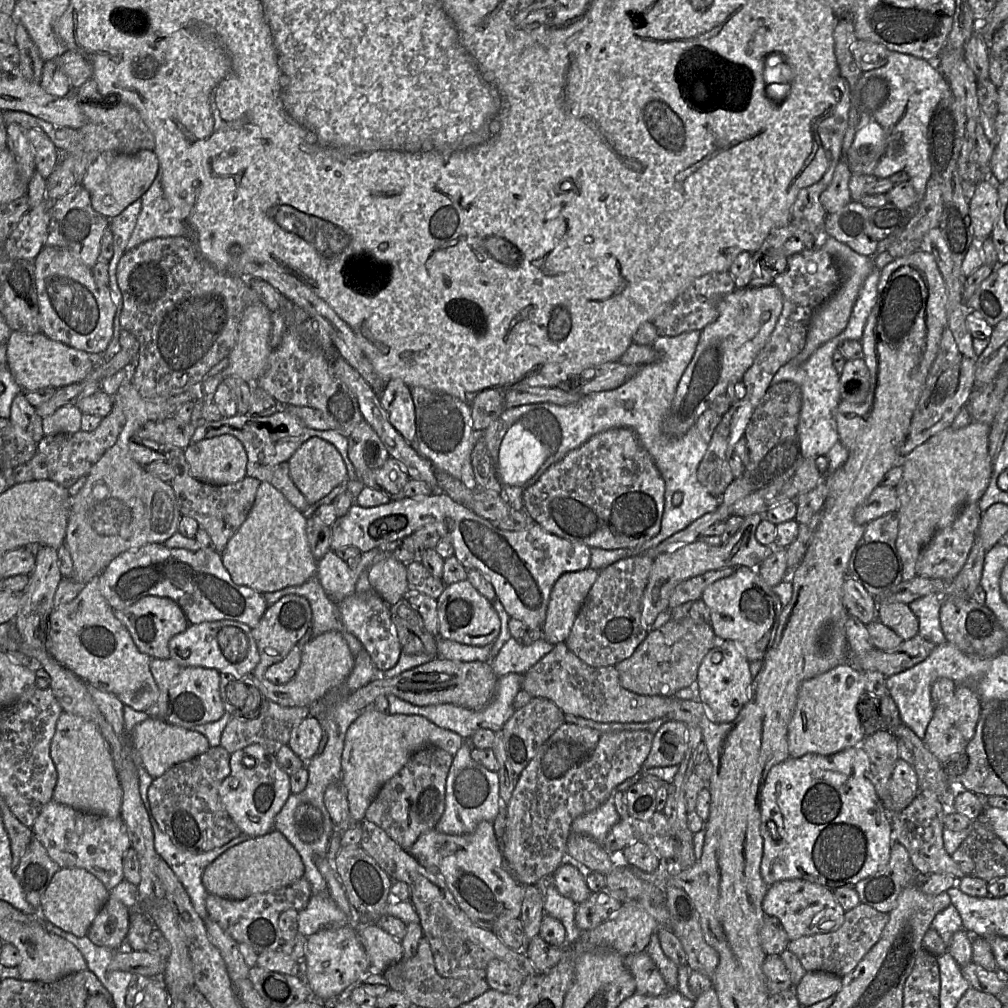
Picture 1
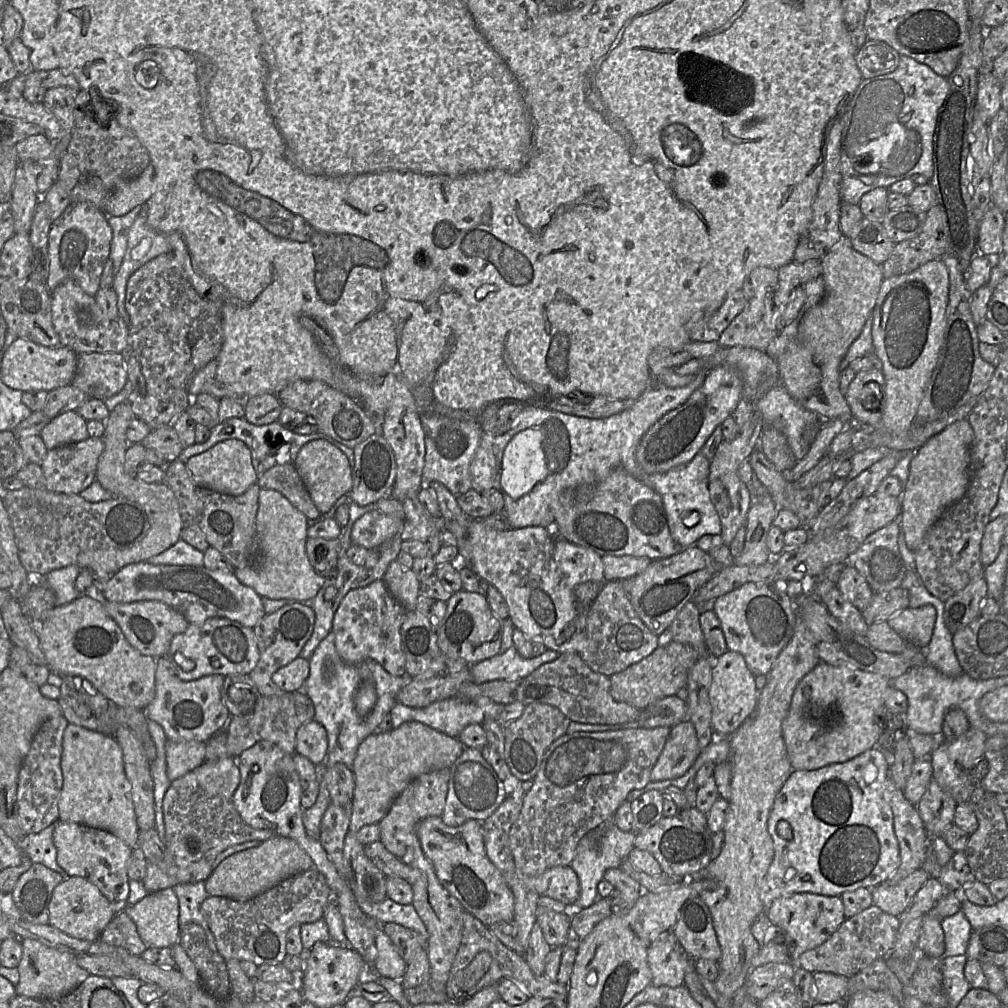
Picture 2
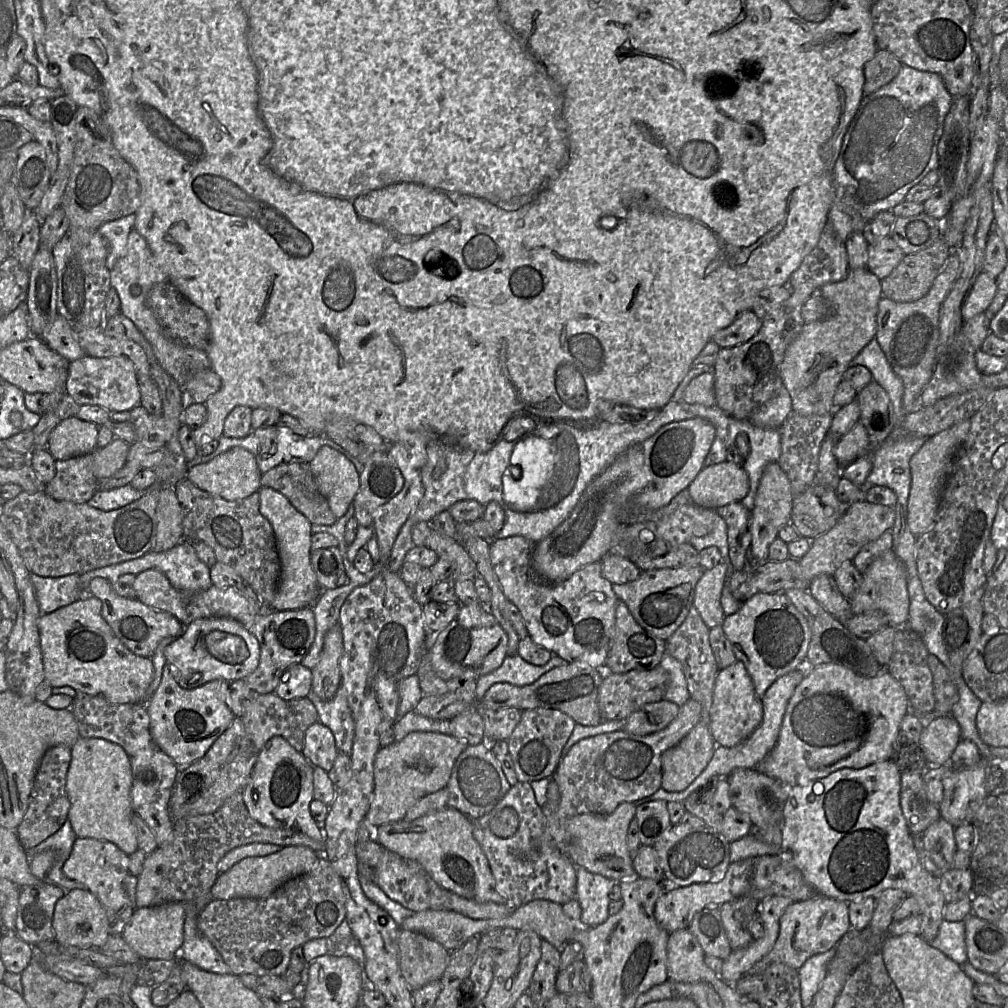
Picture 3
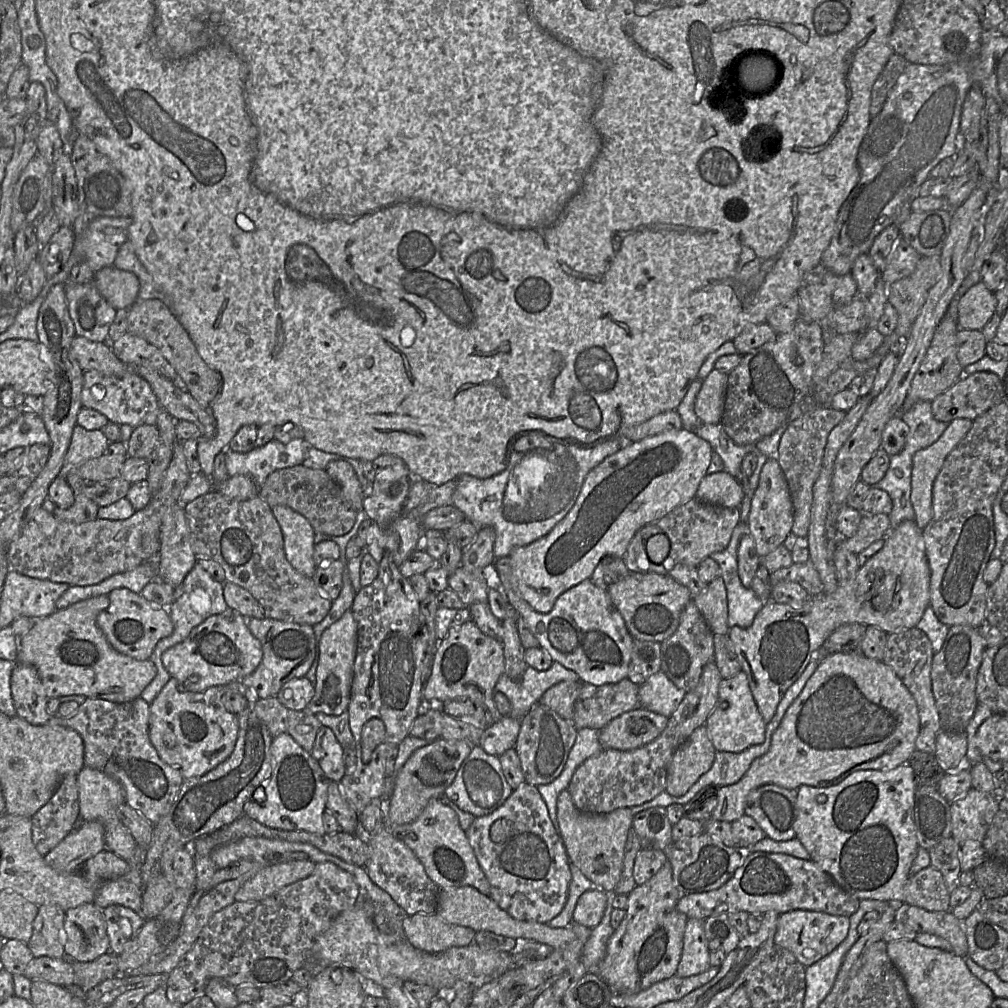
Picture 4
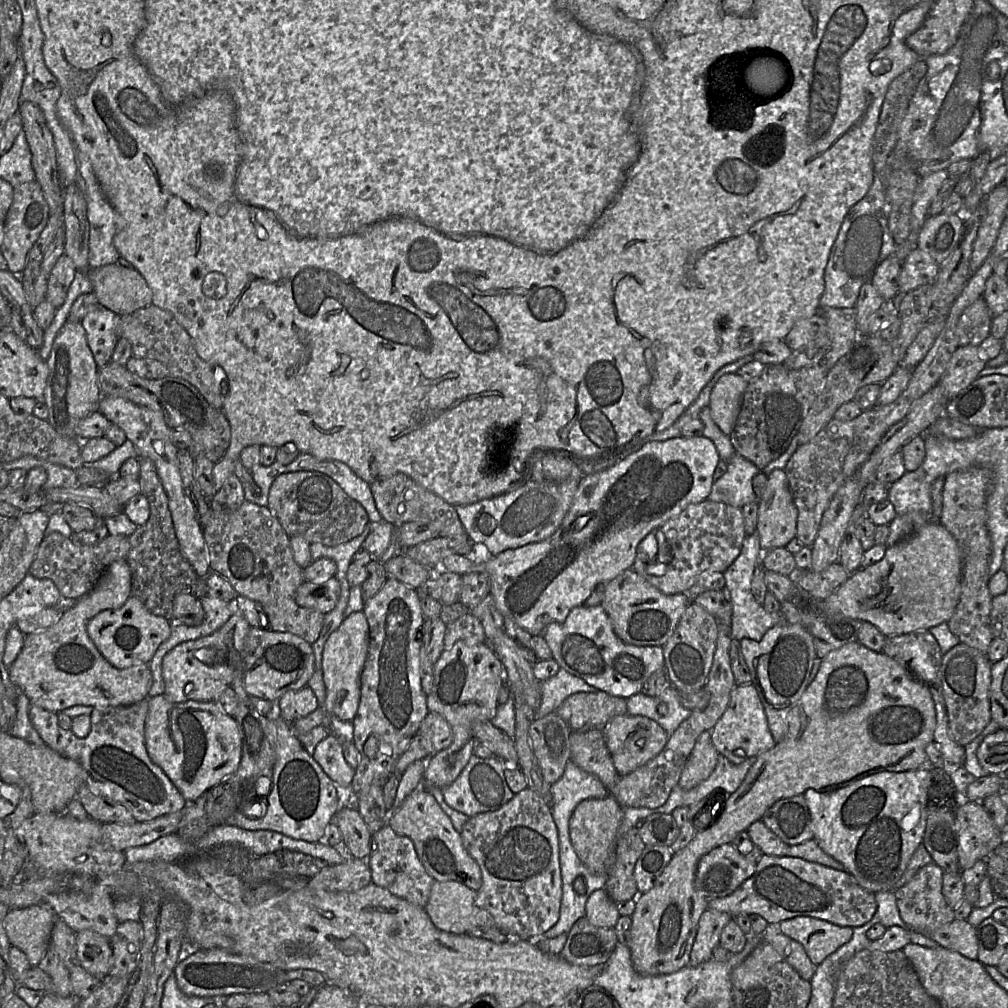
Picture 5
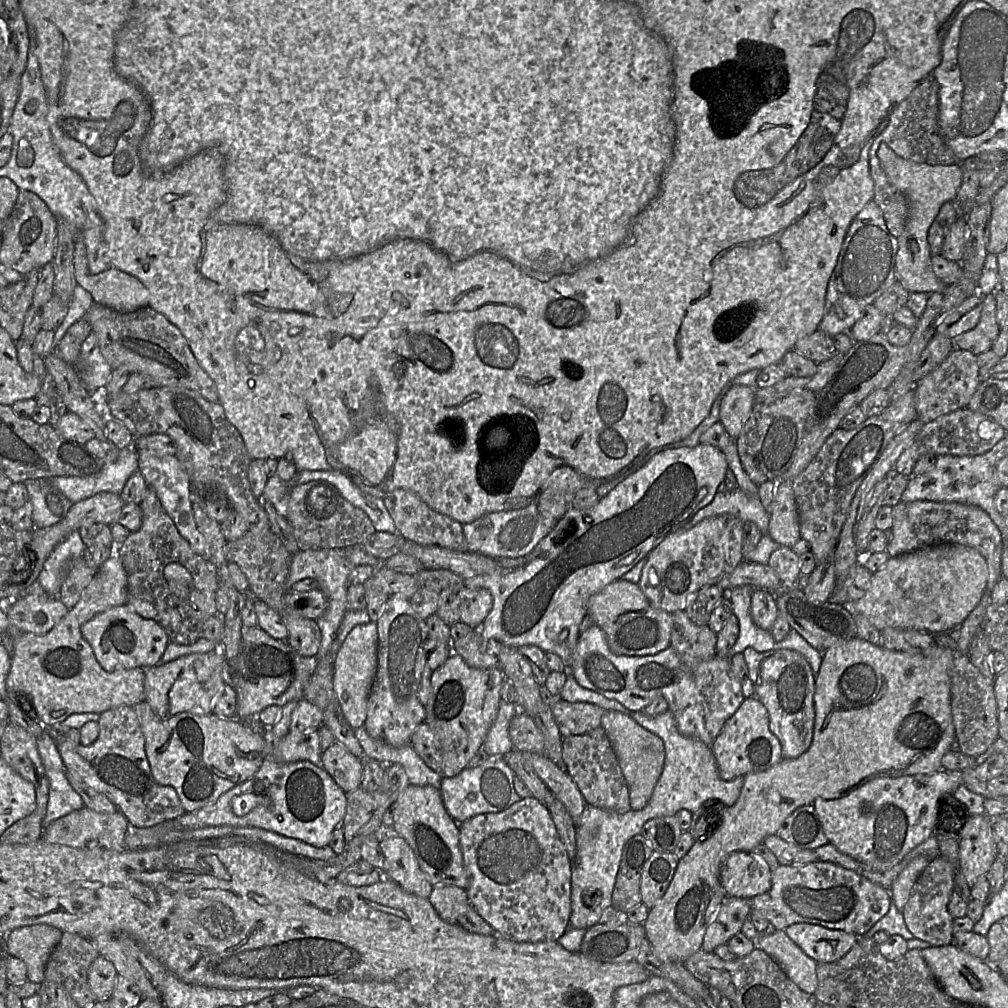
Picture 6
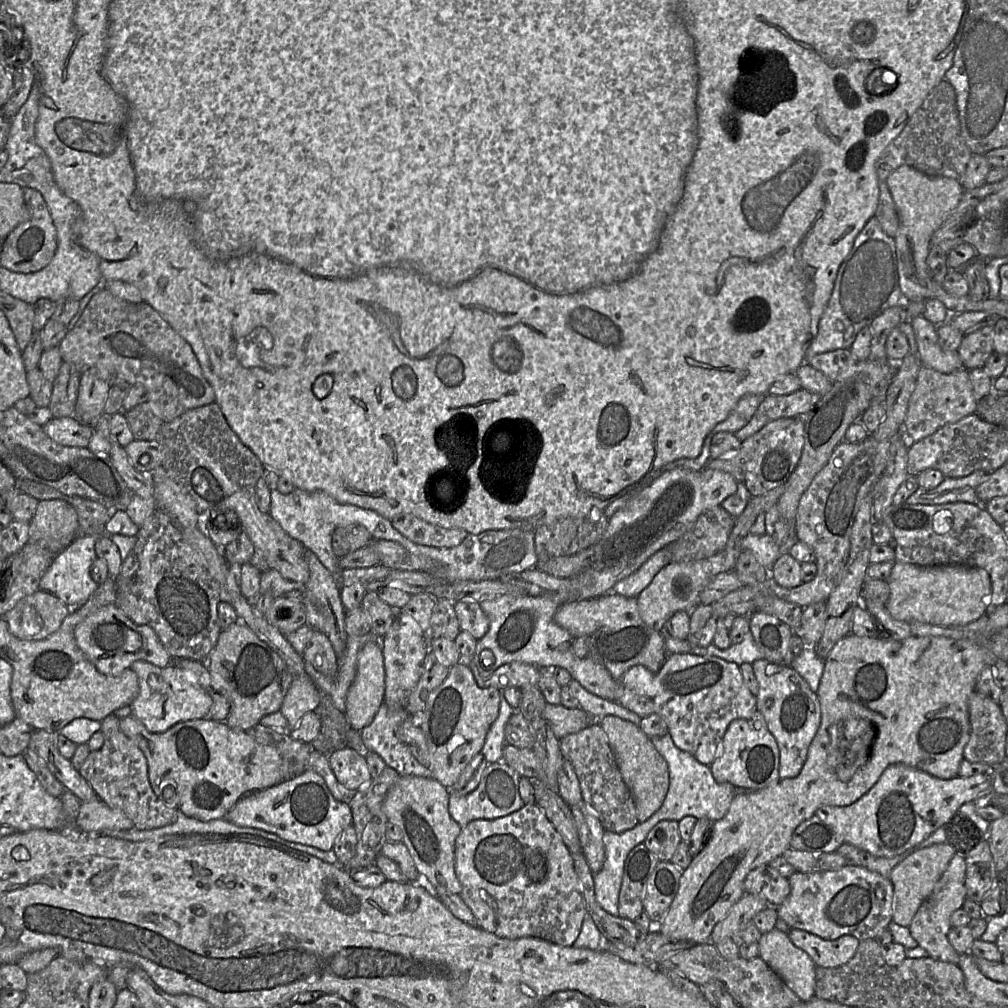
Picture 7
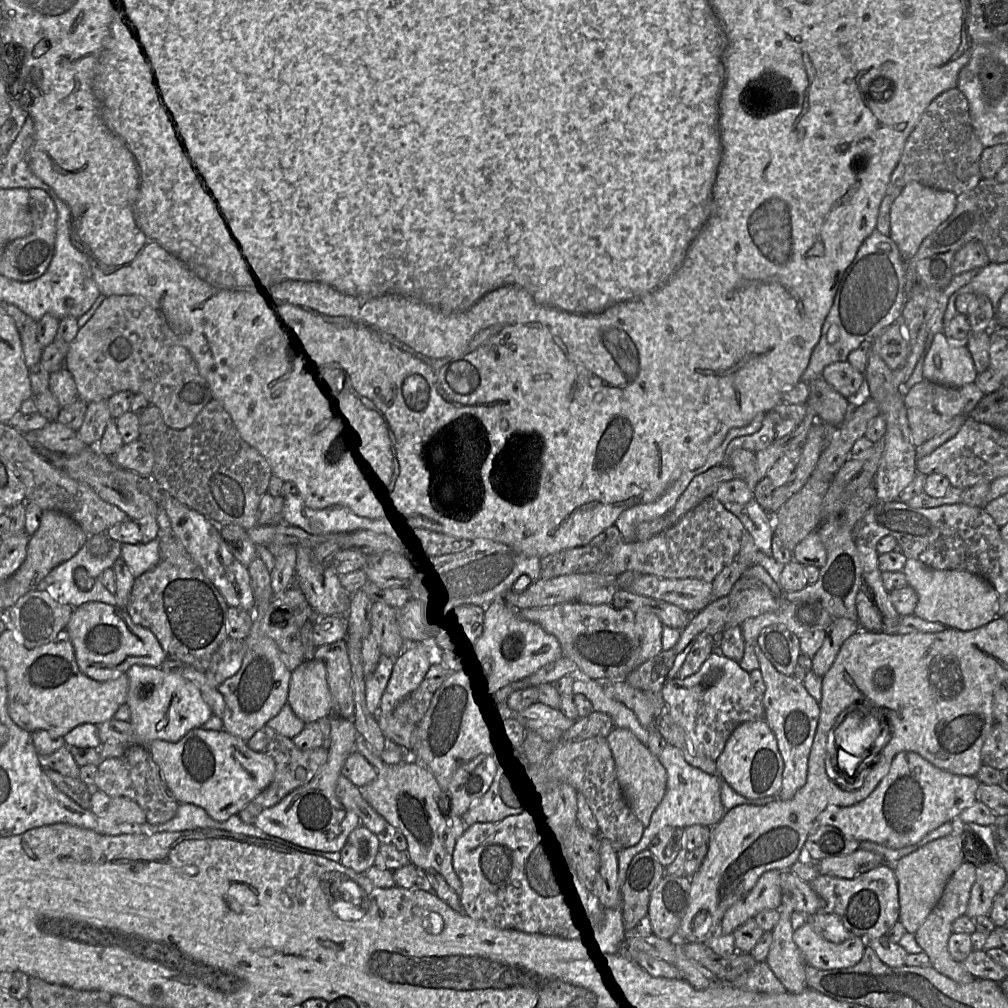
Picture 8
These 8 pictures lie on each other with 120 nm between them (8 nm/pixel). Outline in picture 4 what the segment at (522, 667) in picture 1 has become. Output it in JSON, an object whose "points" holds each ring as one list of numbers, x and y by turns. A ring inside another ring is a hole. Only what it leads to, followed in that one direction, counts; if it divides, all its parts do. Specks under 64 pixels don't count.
{"points":[[554,661,551,667,544,671,527,666,519,681,515,681,503,673,497,681,494,691,506,695,512,707,509,716,521,720,539,703,542,695,550,687,562,681,579,680,576,672]]}

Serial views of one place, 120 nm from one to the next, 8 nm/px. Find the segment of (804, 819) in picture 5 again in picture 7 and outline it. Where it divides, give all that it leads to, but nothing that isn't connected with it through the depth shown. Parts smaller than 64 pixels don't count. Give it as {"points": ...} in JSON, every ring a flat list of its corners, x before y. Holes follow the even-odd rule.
{"points":[[816,814,794,830,790,846,808,852,836,852,843,844,842,837]]}

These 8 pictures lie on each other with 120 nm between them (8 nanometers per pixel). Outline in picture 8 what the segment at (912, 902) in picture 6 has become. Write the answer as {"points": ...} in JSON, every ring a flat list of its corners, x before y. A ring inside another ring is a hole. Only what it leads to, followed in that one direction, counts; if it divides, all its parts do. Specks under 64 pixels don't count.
{"points":[[964,861,951,875,943,890,942,896,926,920,922,923,916,933,916,942,930,959,931,966,939,973,958,983,969,983,974,977,963,967,962,963,955,961,948,951,948,940,952,931,953,922,960,916,966,914,971,888,976,879,976,866]]}

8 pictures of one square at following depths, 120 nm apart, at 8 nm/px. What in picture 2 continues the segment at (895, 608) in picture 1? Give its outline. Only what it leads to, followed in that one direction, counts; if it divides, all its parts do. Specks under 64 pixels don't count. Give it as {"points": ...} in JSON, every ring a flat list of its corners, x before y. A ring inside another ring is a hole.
{"points":[[931,605,920,608,905,608,891,616,887,623,907,643,926,648,936,621,936,610]]}

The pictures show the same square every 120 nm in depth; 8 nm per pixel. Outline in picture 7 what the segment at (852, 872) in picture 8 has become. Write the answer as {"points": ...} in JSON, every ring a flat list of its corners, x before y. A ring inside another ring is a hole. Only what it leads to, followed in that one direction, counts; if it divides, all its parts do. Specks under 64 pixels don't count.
{"points":[[792,847,788,848,782,857,790,863,796,871,801,872,837,870,849,864,848,861,837,852,808,852]]}

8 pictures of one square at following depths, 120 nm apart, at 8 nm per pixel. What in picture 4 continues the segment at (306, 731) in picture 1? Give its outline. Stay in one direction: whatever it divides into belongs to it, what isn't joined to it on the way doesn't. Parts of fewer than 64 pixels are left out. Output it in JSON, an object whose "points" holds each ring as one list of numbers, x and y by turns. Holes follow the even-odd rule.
{"points":[[321,727,310,754,318,762,327,778,339,783,346,774,343,747,328,727]]}

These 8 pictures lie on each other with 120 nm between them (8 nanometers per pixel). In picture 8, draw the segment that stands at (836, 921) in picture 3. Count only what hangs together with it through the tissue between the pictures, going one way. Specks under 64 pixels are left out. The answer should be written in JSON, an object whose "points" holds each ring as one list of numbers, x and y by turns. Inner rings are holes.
{"points":[[807,922,793,931,793,940,806,964,820,970,856,965,867,946,860,937,852,937,840,943,830,942,816,933]]}

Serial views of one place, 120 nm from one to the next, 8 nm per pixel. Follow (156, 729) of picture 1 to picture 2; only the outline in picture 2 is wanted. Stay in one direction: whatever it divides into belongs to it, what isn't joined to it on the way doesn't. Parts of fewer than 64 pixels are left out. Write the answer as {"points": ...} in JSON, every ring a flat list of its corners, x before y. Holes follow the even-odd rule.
{"points":[[173,741,165,744,166,771,170,781,190,772,204,762,206,743,201,741]]}

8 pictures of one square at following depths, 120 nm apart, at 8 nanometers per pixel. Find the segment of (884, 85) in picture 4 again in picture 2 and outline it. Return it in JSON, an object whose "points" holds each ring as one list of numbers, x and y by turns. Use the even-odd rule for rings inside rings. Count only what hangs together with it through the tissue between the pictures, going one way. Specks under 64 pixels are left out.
{"points":[[867,40,858,48,855,61,863,79,888,74,899,64,900,54,889,45]]}

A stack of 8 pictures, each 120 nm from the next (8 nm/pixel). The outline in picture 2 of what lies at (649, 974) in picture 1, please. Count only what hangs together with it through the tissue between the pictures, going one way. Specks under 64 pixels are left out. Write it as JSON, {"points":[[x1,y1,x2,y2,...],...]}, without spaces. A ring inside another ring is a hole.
{"points":[[672,932,661,935,648,946,647,962,652,974,651,985,684,985,688,955]]}

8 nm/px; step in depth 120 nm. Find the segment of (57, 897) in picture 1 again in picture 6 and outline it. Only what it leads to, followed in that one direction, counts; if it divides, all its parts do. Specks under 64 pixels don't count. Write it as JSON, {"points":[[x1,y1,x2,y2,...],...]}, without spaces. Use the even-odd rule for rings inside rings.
{"points":[[99,955,88,969,88,983,96,1001,109,1001,116,986,118,973,114,964]]}

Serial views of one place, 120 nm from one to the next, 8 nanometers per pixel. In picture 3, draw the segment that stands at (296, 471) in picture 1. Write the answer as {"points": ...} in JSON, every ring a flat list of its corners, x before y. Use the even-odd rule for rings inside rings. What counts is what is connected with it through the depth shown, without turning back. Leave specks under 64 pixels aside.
{"points":[[324,445,309,463,309,467,320,493,328,500,330,509,337,519,344,516,360,487,360,478,355,466,342,453,328,445]]}

